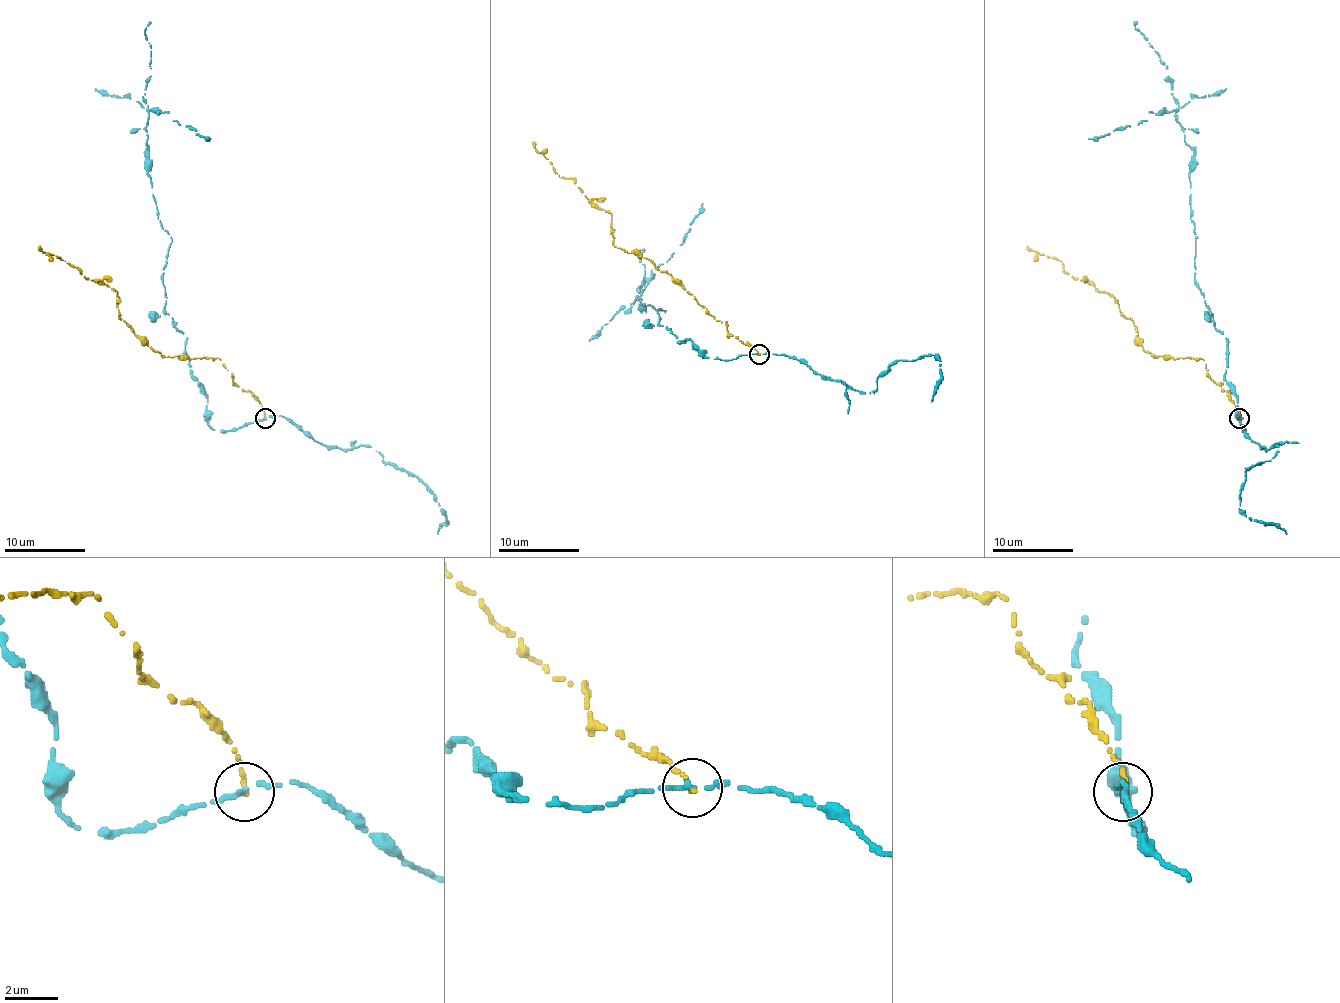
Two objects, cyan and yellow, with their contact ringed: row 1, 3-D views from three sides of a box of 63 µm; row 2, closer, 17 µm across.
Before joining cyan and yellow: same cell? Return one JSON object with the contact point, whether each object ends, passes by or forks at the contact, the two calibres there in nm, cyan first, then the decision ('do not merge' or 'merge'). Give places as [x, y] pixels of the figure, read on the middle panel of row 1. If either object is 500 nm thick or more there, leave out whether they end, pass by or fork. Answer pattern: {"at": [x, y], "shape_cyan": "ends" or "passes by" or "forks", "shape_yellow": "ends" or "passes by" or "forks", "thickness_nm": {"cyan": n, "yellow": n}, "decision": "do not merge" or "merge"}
{"at": [759, 354], "shape_cyan": "passes by", "shape_yellow": "ends", "thickness_nm": {"cyan": 190, "yellow": 180}, "decision": "do not merge"}

